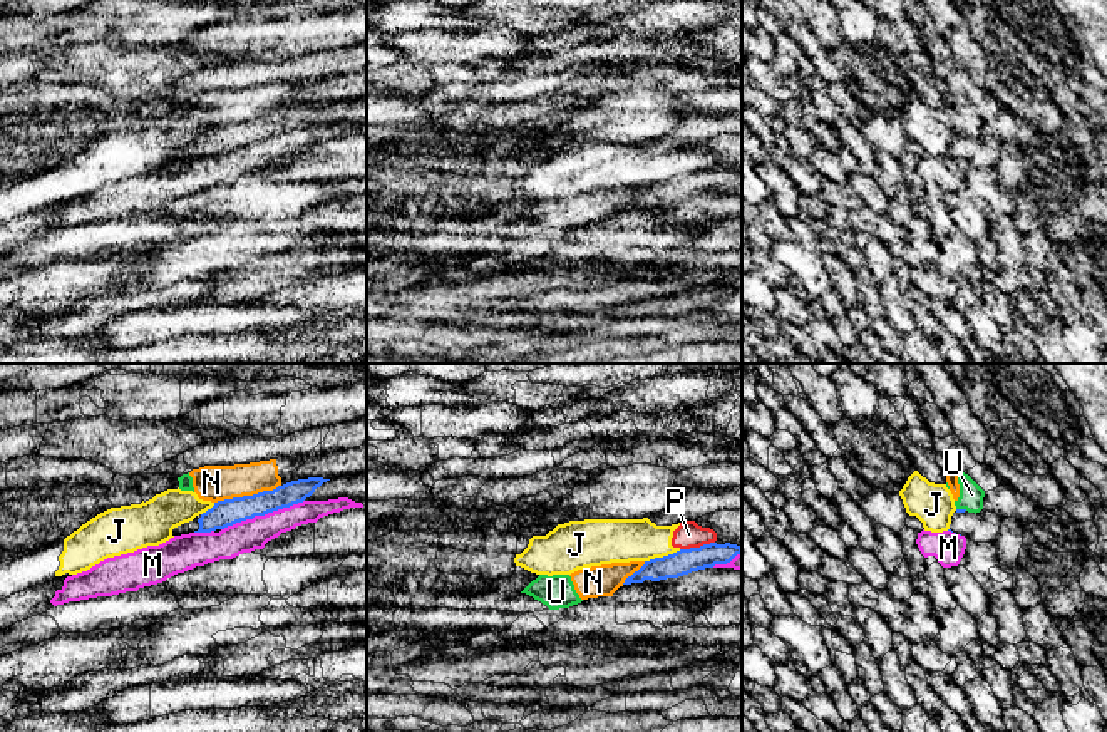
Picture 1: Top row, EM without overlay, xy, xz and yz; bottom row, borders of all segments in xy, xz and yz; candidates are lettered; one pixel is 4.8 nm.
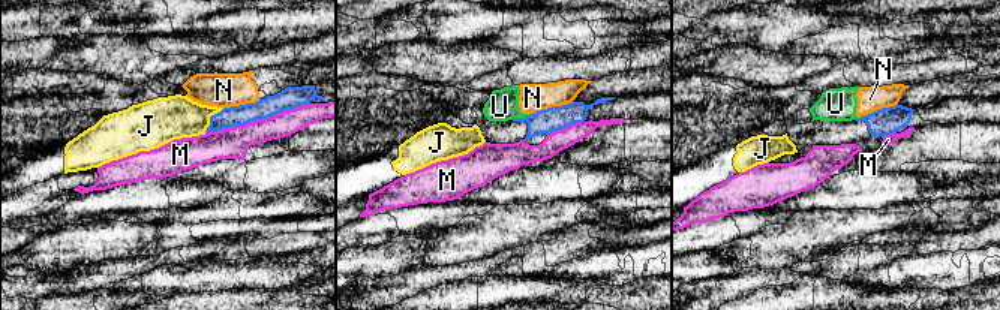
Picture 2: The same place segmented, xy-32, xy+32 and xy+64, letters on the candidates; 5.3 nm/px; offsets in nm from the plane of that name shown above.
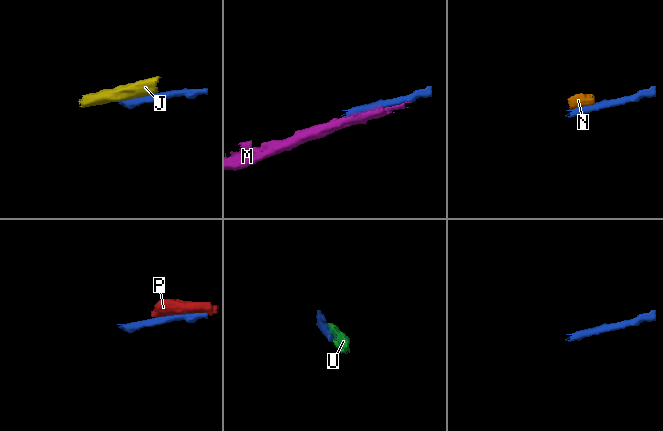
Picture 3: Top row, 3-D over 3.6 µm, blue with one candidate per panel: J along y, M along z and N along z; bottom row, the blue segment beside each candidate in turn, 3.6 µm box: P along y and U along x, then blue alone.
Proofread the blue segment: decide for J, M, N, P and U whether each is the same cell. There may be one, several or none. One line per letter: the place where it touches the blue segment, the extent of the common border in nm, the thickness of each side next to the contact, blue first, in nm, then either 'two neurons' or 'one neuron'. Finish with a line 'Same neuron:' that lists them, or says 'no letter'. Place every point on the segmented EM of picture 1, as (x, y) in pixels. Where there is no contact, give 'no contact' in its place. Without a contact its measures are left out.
J: contact xz (664, 556); length 190 nm; calibres 120 and 200 nm; two neurons
M: contact xy (262, 515); length 420 nm; calibres 130 and 150 nm; two neurons
N: contact xy (247, 496); length 340 nm; calibres 130 and 180 nm; two neurons
P: contact xz (697, 548); length 170 nm; calibres 120 and 130 nm; two neurons
U: contact yz (962, 510); length 60 nm; calibres 20 and 110 nm; two neurons
Same neuron: no letter

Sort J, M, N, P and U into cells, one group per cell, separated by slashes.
J P / M / N U

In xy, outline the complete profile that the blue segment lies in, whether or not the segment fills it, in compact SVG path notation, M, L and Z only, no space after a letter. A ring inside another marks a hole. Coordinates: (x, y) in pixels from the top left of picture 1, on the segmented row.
M308 477L286 482L273 491L263 491L253 496L233 497L214 503L211 509L196 516L193 521L184 523L172 529L172 536L189 533L211 533L224 529L236 523L265 516L268 513L290 508L310 497L317 487L330 479Z

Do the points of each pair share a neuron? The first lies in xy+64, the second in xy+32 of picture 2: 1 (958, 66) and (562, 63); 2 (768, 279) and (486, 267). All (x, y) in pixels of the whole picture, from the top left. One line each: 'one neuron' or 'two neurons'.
1: one neuron
2: one neuron

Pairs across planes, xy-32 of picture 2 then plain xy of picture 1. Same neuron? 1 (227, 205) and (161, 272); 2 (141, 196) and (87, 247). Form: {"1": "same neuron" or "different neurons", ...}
{"1": "same neuron", "2": "same neuron"}

